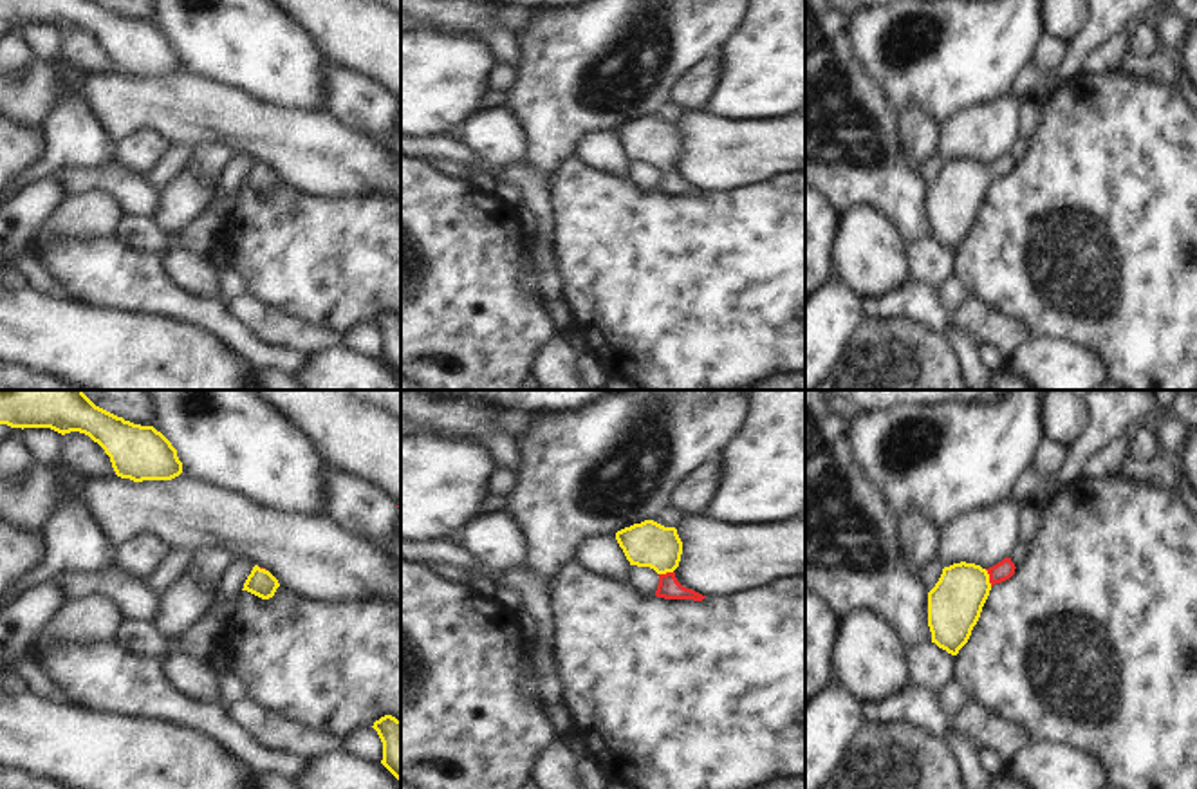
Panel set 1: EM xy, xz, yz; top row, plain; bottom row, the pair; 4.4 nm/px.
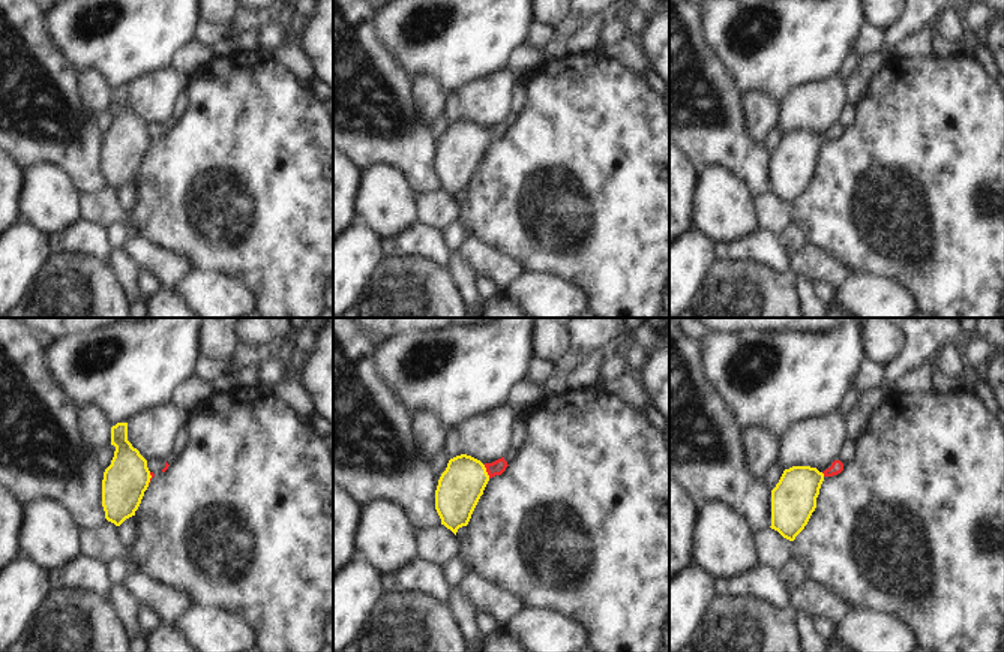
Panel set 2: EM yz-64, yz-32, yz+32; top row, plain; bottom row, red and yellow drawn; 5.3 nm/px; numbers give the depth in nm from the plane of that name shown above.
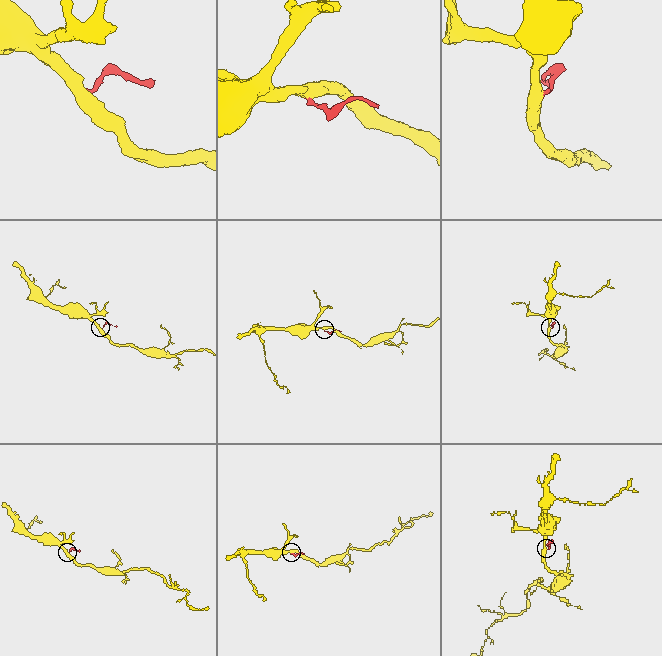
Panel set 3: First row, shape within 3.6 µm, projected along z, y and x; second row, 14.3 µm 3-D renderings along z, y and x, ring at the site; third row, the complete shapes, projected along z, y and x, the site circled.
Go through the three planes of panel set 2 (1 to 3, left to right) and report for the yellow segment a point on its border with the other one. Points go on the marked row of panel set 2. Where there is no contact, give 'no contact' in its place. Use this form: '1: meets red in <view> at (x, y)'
1: meets red in yz-64 at (150, 478)
2: meets red in yz-32 at (486, 471)
3: meets red in yz+32 at (823, 472)

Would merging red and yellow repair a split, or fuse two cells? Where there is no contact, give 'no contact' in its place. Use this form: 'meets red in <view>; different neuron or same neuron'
meets red in yz; same neuron

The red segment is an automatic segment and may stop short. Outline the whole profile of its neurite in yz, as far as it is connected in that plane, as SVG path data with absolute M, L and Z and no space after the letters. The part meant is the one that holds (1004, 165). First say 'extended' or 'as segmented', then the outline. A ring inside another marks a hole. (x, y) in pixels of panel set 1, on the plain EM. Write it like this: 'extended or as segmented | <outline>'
extended | M1011 153L989 164L966 157L944 162L939 177L928 188L932 238L957 251L968 238L991 182L1009 175L1015 164Z

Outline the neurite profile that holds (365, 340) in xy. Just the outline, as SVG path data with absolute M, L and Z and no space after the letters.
M374 323L359 325L343 332L341 347L374 359L381 359L383 356L383 338Z

